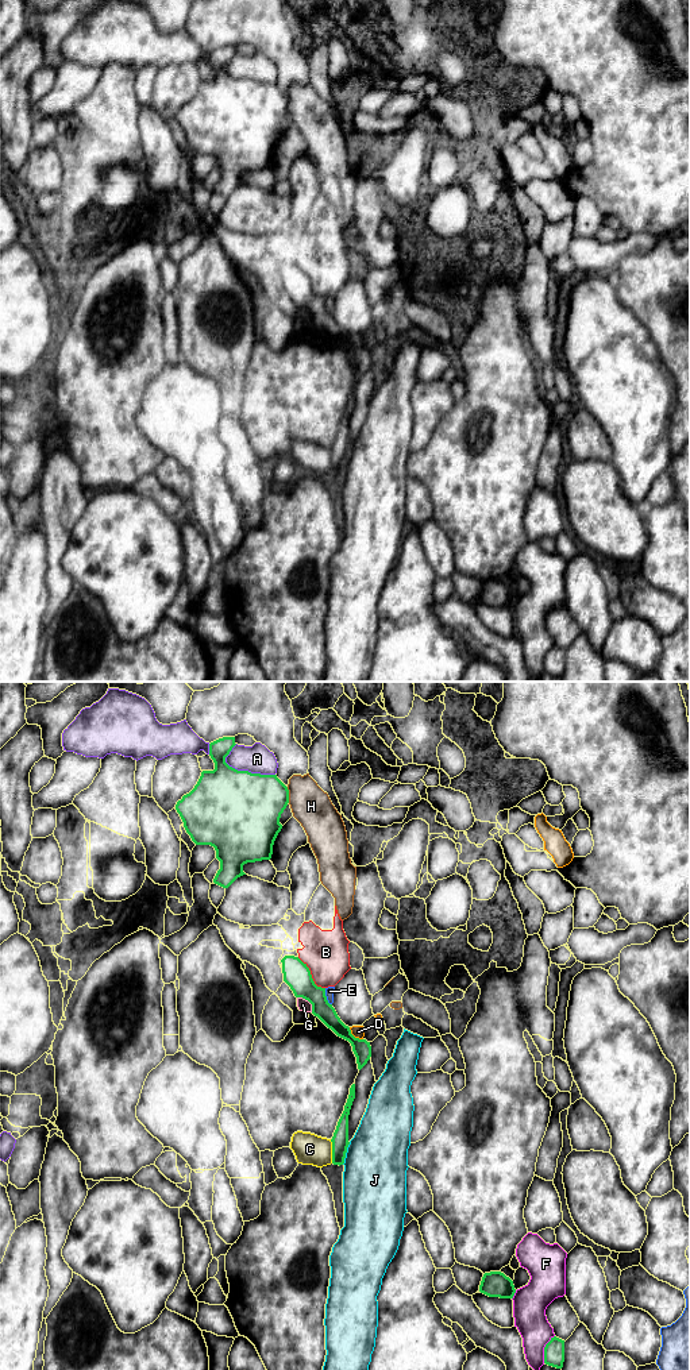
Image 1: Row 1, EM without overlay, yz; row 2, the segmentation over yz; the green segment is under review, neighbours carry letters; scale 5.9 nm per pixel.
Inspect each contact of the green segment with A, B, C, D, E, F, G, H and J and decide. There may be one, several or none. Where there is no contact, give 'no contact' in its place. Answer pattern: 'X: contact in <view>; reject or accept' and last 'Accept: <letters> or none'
A: contact in yz; reject
B: contact in yz; reject
C: contact in yz; reject
D: contact in yz; reject
E: contact in yz; reject
F: contact in yz; reject
G: contact in yz; reject
H: contact in yz; reject
J: contact in yz; reject
Accept: none

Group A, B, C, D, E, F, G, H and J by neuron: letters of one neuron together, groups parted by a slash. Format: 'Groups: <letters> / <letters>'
Groups: A / B G / C / D / E / F / H / J

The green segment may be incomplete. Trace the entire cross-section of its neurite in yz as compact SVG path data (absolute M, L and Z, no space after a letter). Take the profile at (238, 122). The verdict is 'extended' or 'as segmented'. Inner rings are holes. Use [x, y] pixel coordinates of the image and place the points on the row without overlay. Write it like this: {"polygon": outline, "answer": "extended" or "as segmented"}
{"polygon": "M223 46L209 53L213 80L203 80L194 97L177 111L186 142L196 154L211 154L220 170L213 192L228 197L238 186L246 184L243 174L270 169L273 154L282 138L281 123L289 112L289 99L277 84L238 80L225 72L235 55L235 46Z", "answer": "as segmented"}

